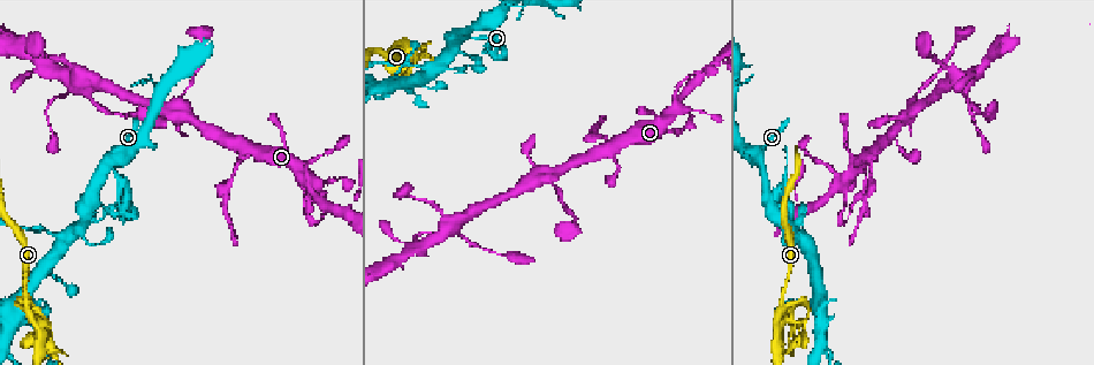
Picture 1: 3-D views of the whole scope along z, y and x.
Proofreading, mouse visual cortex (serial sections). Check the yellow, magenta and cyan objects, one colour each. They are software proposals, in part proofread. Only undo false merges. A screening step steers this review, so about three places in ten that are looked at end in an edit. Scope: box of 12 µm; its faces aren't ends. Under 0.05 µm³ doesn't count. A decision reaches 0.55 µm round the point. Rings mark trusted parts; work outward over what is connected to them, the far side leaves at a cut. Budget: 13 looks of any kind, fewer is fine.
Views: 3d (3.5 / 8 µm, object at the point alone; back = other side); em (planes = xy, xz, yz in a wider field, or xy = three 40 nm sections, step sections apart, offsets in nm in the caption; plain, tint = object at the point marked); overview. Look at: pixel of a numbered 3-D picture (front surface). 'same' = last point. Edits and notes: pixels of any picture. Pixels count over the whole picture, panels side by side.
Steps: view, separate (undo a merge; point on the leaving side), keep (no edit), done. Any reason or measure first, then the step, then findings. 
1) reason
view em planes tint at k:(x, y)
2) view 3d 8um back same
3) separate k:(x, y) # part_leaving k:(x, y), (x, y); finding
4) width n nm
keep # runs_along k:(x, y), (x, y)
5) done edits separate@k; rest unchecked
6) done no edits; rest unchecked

narrows sharply
view 3d 8um at 1:(234, 168)

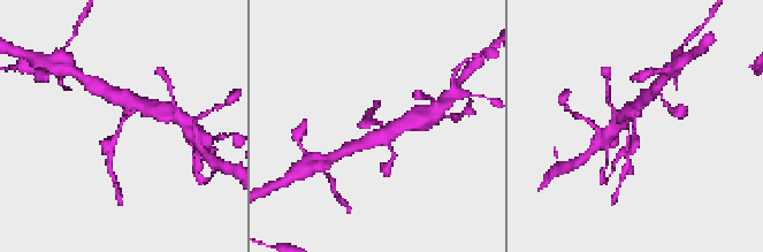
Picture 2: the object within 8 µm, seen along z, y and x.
zoom in
view 3d 3.5um at 2:(381, 123)

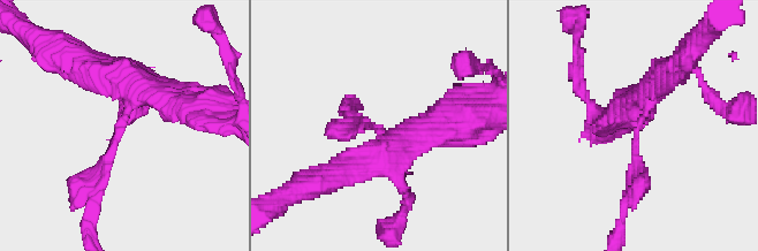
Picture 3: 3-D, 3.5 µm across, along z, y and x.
need the tissue
view em planes tint at 3:(374, 125)

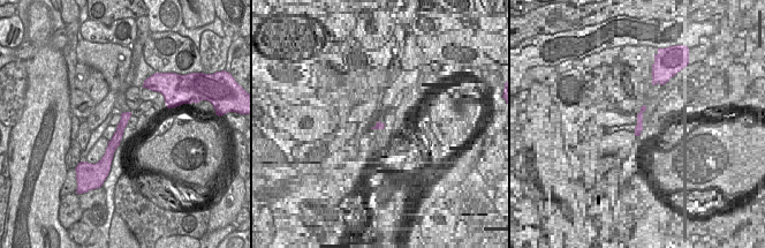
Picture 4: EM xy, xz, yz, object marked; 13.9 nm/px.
keep # one cell here

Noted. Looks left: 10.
sudden change in width
view 3d 3.5um at 1:(677, 132)

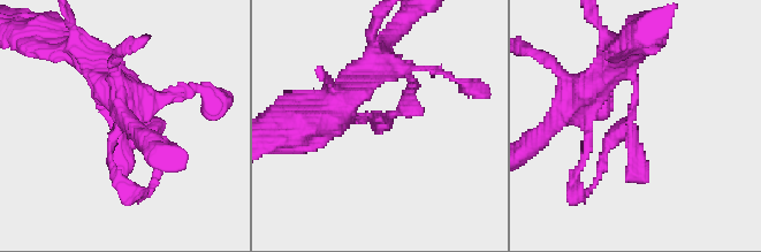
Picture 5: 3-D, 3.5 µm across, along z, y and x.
keep # runs_along 5:(96, 69), (120, 136), (116, 182); all the same cell

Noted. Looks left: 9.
abrupt turn
view 3d 3.5um at 1:(120, 211)

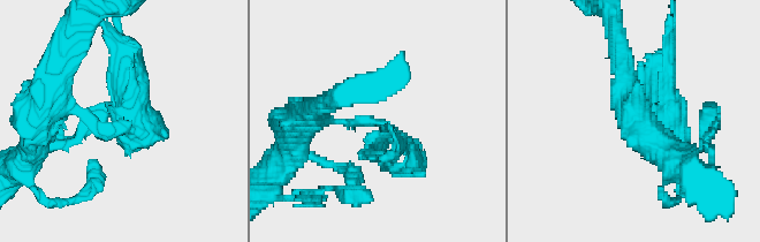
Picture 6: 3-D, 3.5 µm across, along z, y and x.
view em xy step 3 tint at 6:(123, 126)

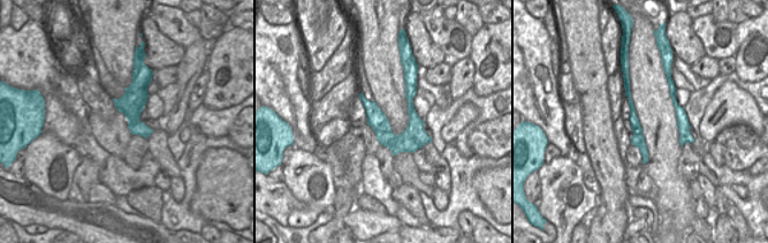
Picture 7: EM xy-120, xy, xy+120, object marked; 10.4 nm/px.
cut it another way
view em planes tint same

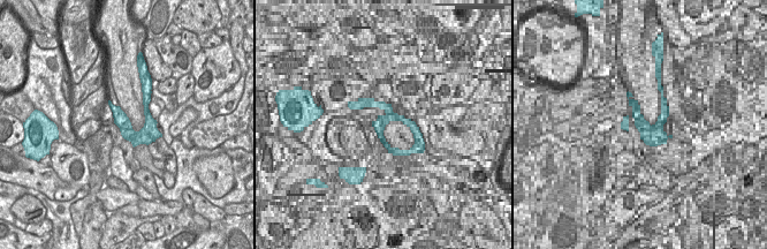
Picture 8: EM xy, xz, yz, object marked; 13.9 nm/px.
width 200 nm
keep # runs_along 6:(305, 114), (380, 122), (397, 149); all the same cell

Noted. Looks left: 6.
sharp bend
view 3d 3.5um at 1:(34, 322)

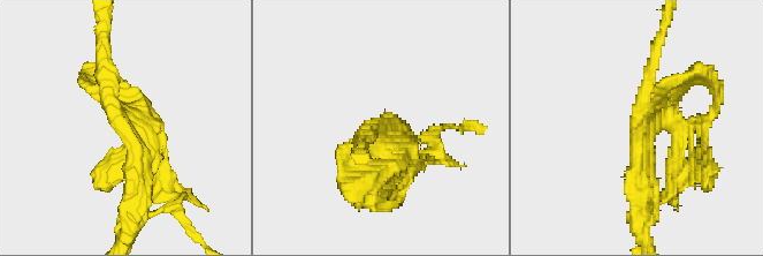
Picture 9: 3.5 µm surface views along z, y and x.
need the tissue
view em xy step 2 plain at 9:(384, 126)

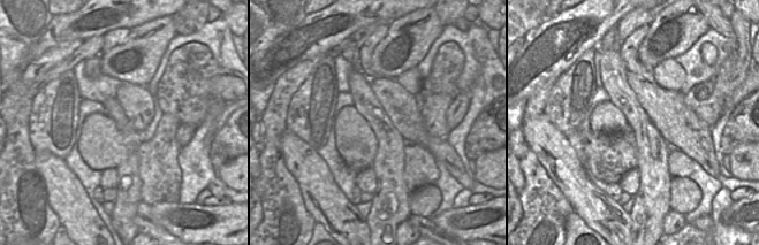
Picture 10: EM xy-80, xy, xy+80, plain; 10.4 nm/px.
view em xy step 2 tint same

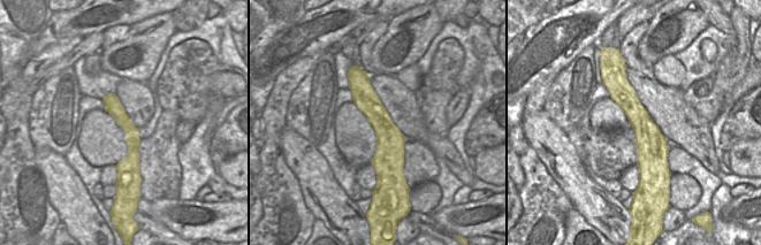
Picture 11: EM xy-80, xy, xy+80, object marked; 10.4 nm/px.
keep # runs_along 11:(359, 74), (385, 128), (385, 169); one cell here

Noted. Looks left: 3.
done no edits; rest unchecked

